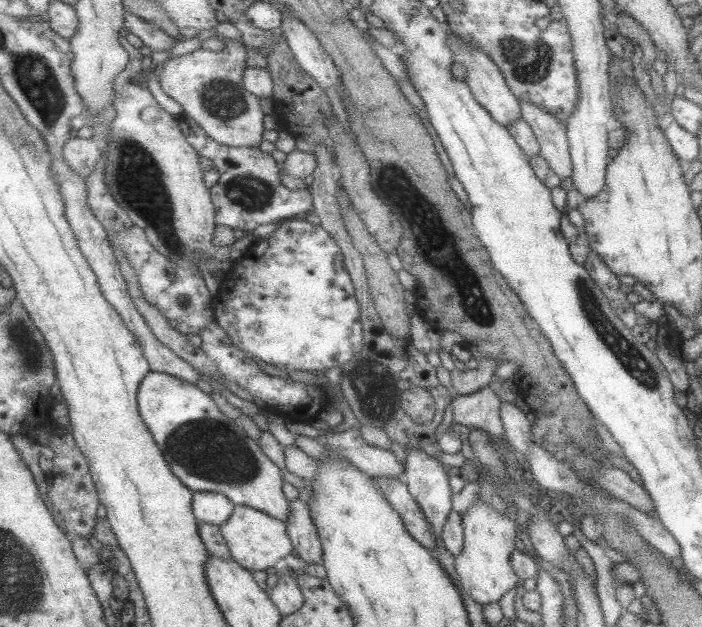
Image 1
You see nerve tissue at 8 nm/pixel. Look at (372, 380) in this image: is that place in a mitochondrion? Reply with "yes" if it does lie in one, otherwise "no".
yes

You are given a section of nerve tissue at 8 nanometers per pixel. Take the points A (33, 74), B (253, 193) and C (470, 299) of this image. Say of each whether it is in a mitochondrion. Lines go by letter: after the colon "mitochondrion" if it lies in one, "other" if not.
A: mitochondrion
B: mitochondrion
C: mitochondrion

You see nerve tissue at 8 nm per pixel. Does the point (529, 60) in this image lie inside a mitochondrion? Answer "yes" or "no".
yes

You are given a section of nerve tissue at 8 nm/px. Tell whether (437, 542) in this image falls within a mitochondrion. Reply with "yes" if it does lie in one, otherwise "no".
no

